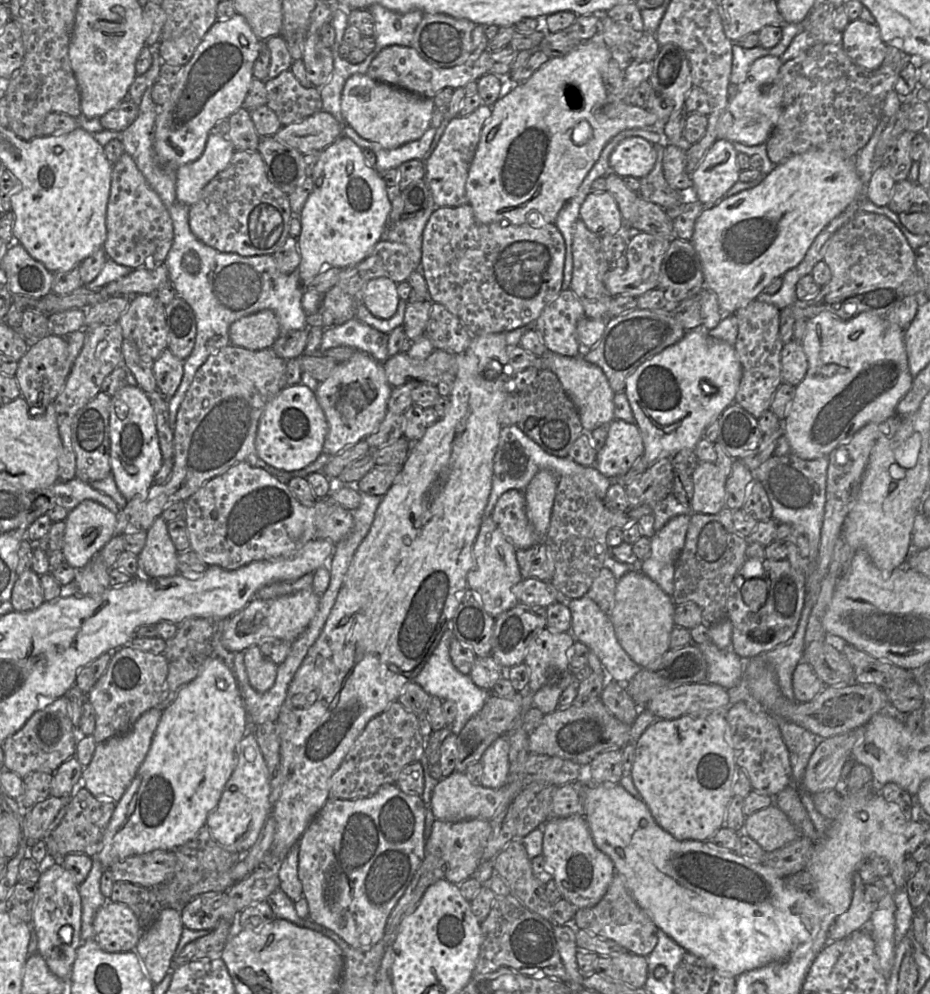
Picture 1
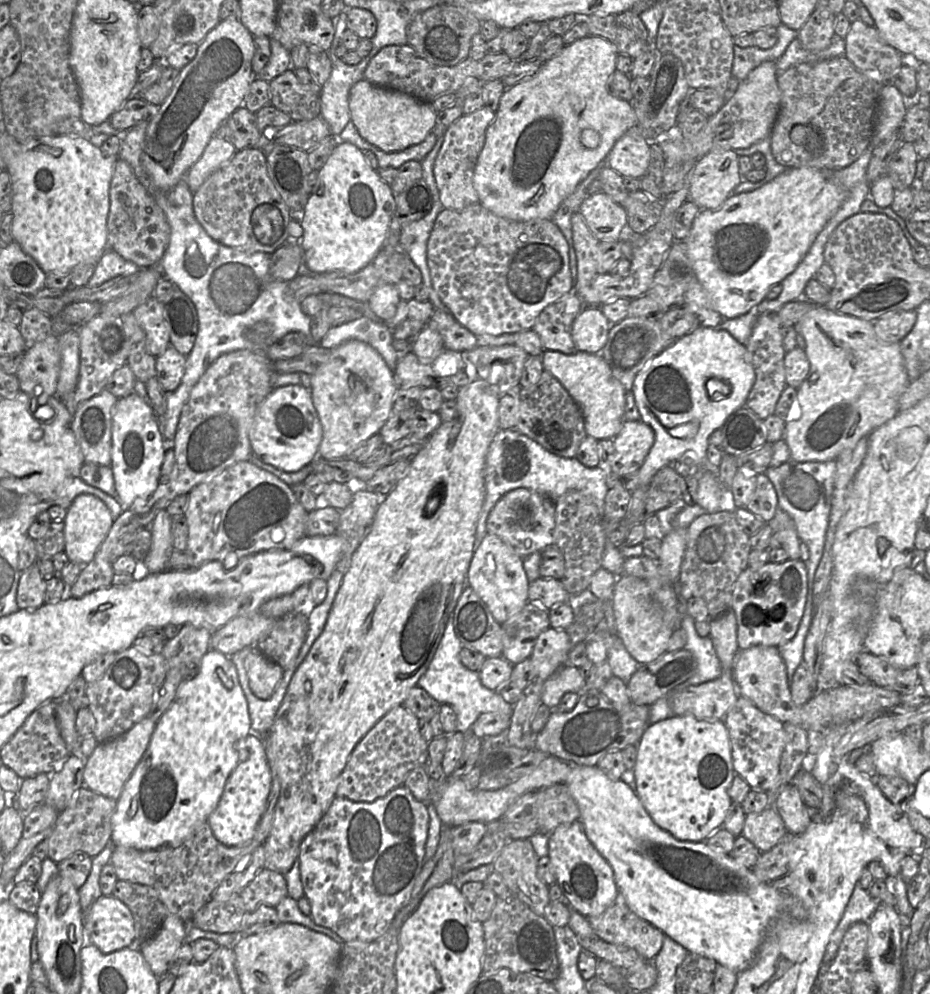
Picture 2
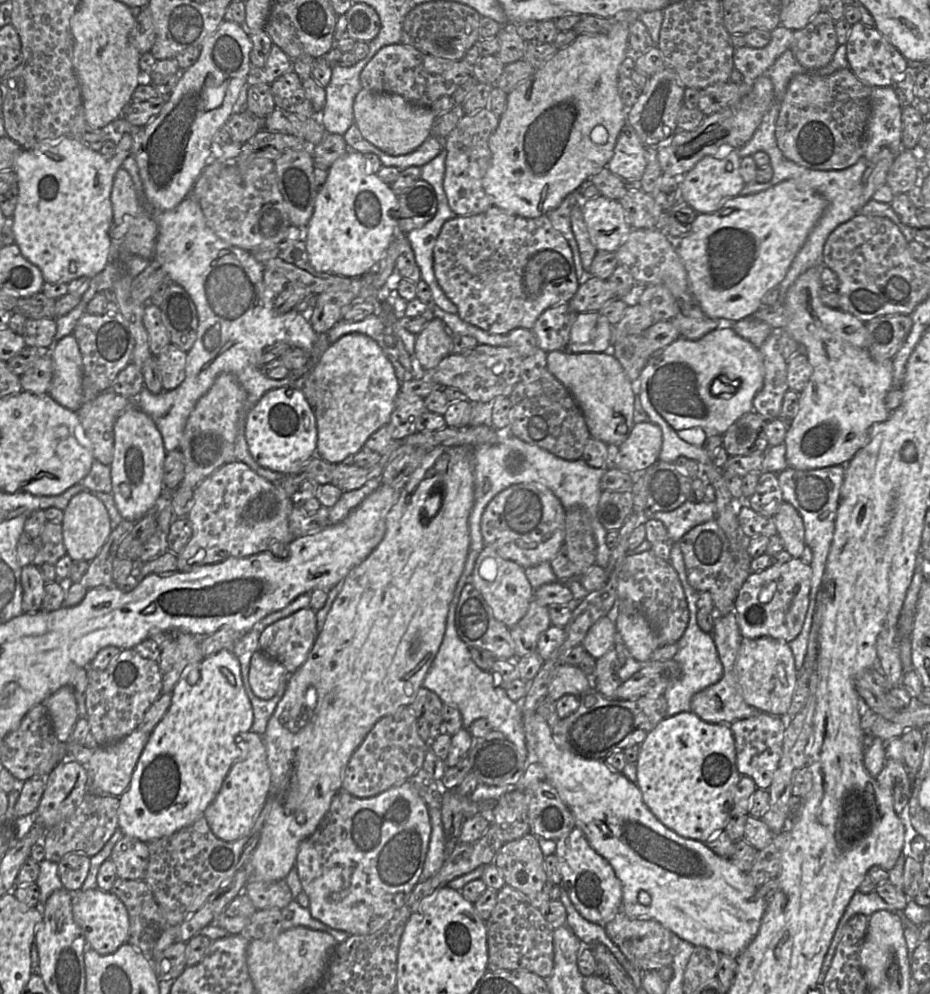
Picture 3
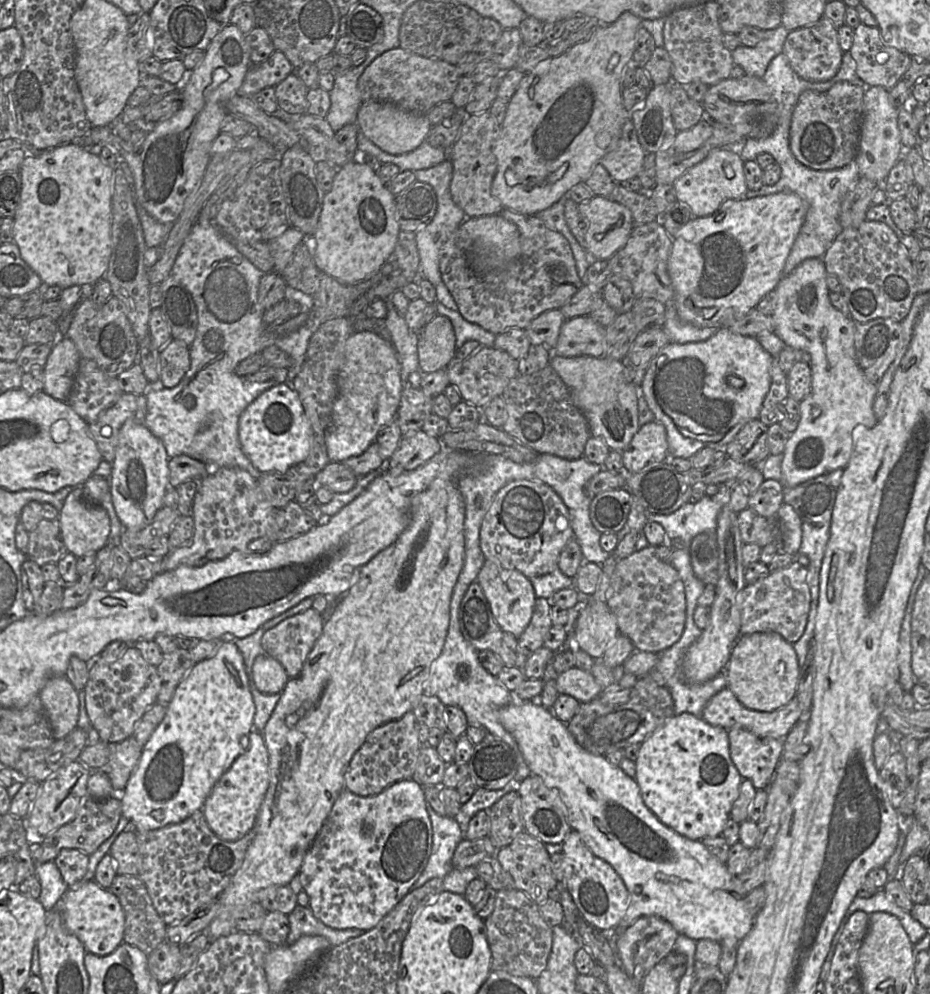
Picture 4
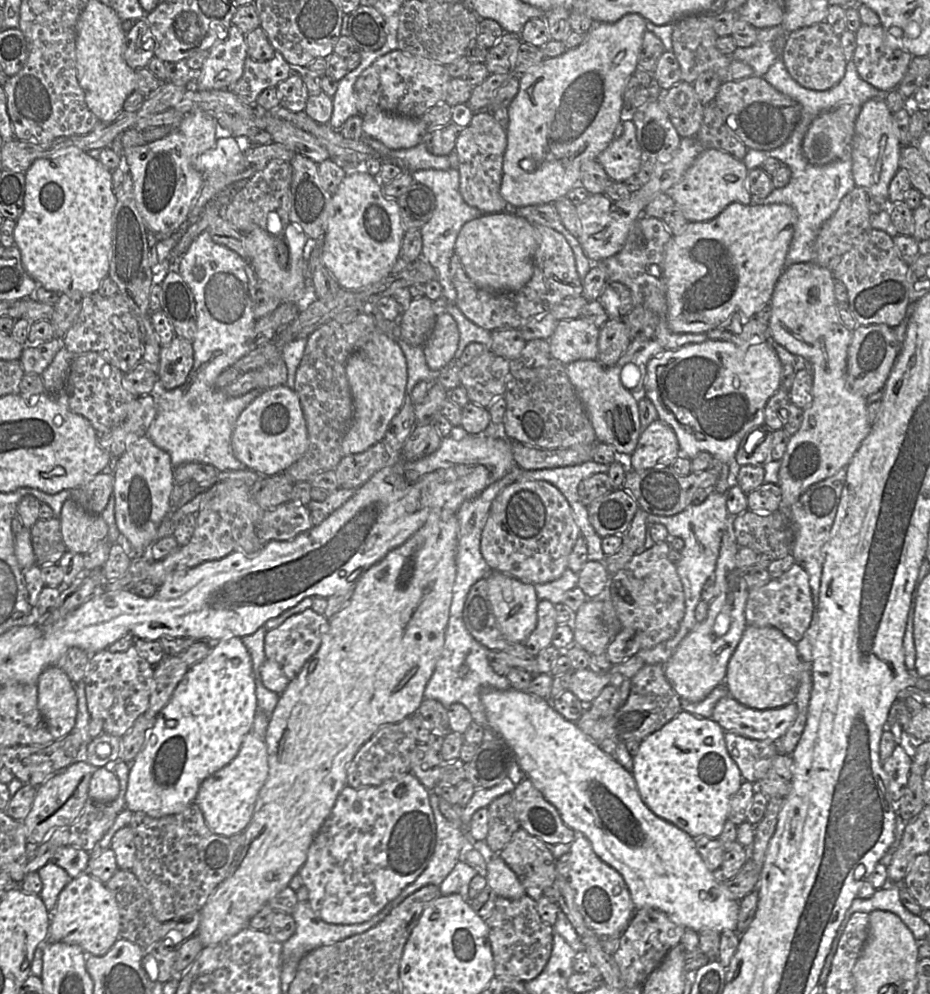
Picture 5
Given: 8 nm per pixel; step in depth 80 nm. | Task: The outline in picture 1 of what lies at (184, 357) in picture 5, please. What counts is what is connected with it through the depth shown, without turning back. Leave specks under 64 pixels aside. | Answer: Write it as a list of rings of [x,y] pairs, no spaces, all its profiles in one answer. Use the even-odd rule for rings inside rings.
[[[166,348],[154,361],[153,371],[159,391],[167,398],[171,398],[182,381],[184,361]]]

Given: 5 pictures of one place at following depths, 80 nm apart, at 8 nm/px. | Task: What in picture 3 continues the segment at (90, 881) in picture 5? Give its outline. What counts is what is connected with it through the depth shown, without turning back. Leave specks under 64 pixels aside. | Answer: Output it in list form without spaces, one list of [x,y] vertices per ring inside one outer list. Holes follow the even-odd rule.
[[[99,888],[73,893],[73,918],[84,932],[89,947],[100,955],[116,952],[120,946],[128,943],[130,921],[126,906],[112,892],[105,892]]]

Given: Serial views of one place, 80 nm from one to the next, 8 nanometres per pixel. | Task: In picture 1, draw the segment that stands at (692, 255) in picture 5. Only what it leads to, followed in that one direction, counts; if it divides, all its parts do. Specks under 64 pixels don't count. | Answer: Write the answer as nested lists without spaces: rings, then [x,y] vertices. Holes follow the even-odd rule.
[[[813,150],[795,155],[776,167],[755,187],[743,190],[737,194],[722,198],[712,206],[705,206],[695,221],[694,233],[690,240],[697,252],[704,275],[704,287],[715,292],[719,307],[724,315],[735,314],[735,312],[746,306],[749,302],[758,298],[765,288],[776,278],[782,277],[788,270],[796,267],[806,255],[809,247],[818,234],[839,214],[841,214],[849,204],[864,192],[865,186],[861,181],[855,167],[854,158],[847,158],[841,154],[827,152],[823,150]]]

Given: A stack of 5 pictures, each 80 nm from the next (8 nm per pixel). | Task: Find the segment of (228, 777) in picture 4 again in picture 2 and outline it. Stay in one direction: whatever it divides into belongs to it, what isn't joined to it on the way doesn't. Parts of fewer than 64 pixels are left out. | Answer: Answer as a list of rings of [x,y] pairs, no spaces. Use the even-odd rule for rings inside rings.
[[[254,732],[234,743],[236,751],[247,749],[248,758],[240,762],[231,772],[224,786],[218,805],[207,818],[214,837],[223,845],[240,846],[250,841],[266,809],[271,788],[271,771],[267,760],[264,735]]]

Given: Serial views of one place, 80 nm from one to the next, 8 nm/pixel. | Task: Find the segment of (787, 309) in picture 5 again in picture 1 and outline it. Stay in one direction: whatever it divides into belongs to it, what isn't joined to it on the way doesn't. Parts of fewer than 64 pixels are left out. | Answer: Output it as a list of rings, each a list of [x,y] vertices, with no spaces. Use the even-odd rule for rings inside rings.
[[[824,311],[807,321],[802,346],[808,359],[808,370],[804,379],[795,387],[790,410],[783,423],[783,435],[788,439],[791,453],[804,460],[828,457],[837,446],[848,442],[852,436],[870,423],[881,423],[896,415],[897,405],[912,387],[914,378],[909,370],[908,356],[904,341],[904,329],[890,322],[885,316],[862,312],[849,320],[843,320],[830,311]]]

